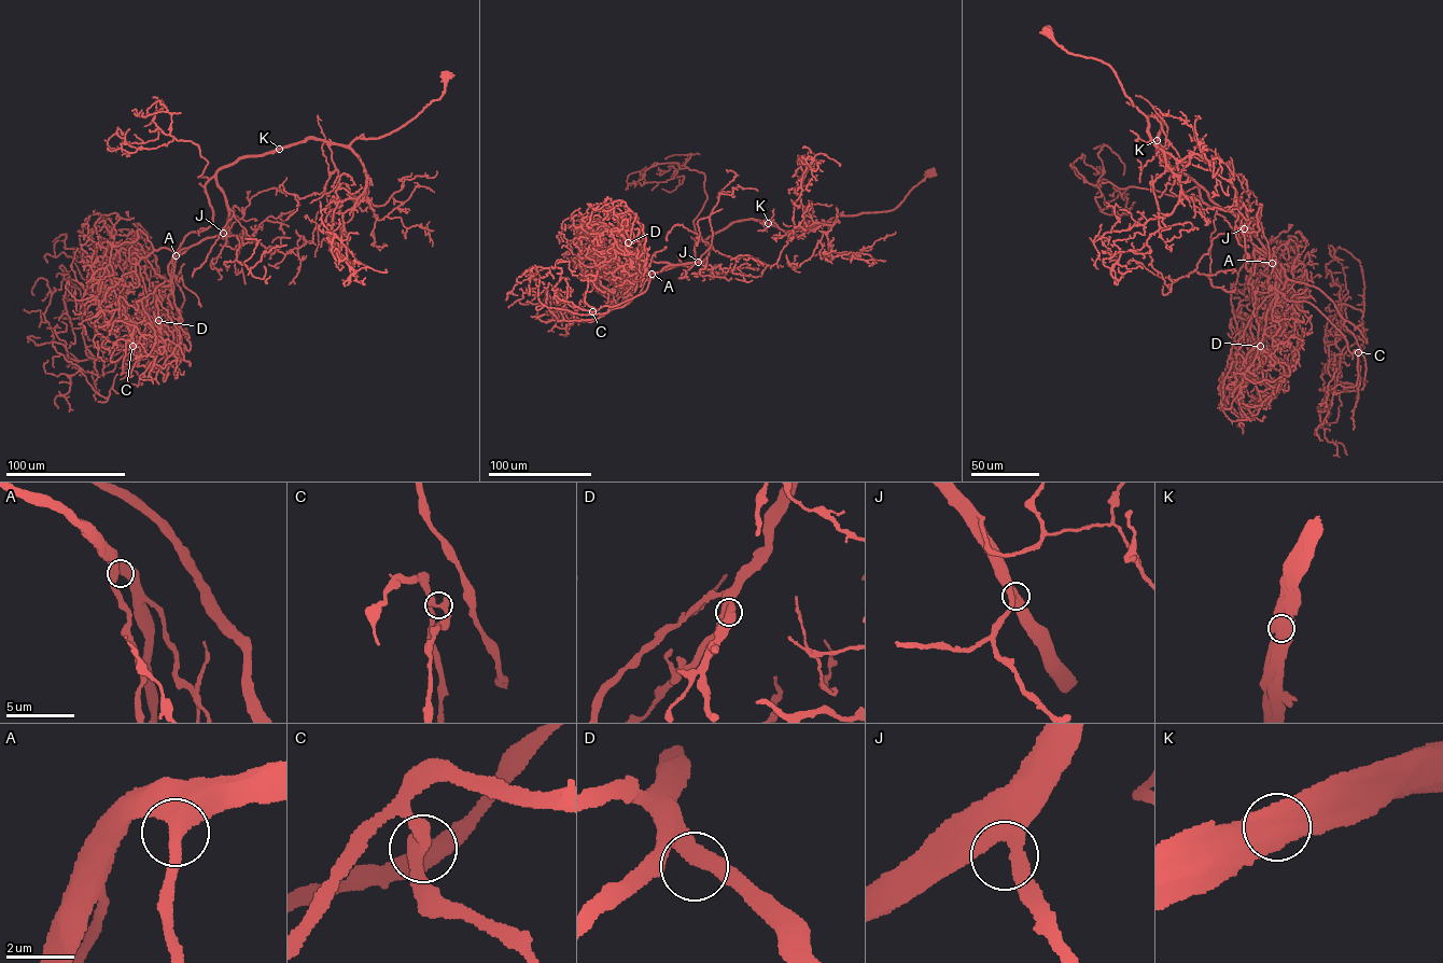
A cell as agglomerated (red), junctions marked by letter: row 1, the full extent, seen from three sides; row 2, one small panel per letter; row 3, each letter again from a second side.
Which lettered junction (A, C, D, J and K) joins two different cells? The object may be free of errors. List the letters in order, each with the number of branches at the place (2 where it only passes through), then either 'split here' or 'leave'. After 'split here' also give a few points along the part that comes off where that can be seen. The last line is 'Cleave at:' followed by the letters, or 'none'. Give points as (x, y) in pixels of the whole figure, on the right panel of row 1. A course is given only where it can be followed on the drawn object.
A: branches 2; leave
C: branches 2; leave
D: branches 2; leave
J: branches 2; leave
K: branches 2; leave
Cleave at: none

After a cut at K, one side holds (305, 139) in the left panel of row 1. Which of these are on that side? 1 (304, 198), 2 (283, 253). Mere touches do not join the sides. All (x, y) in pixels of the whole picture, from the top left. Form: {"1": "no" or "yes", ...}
{"1": "yes", "2": "no"}

